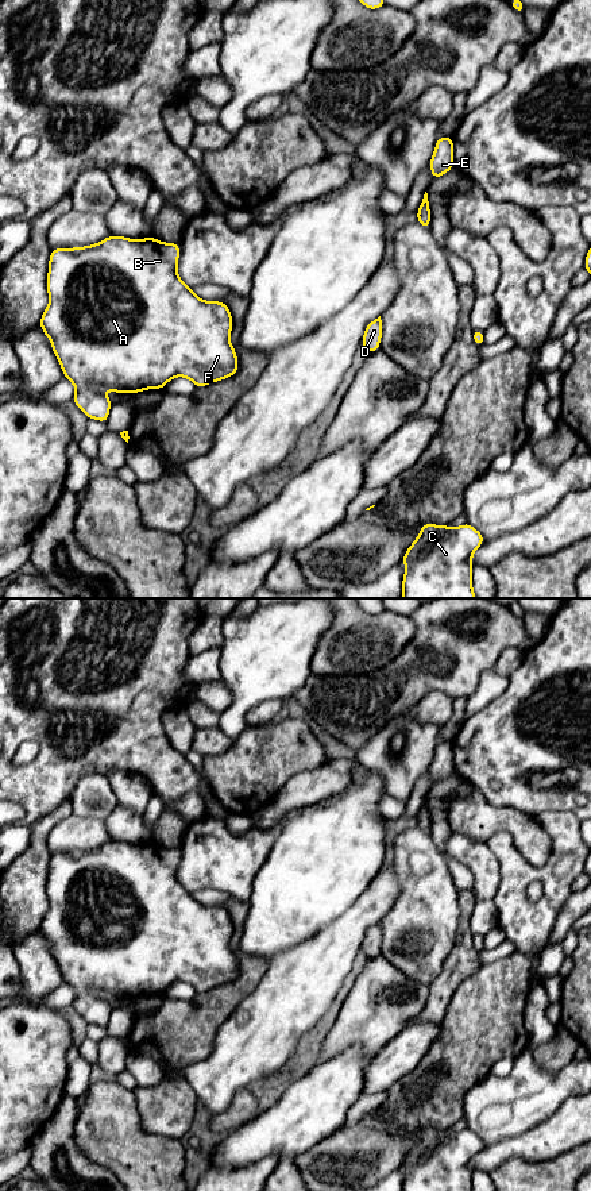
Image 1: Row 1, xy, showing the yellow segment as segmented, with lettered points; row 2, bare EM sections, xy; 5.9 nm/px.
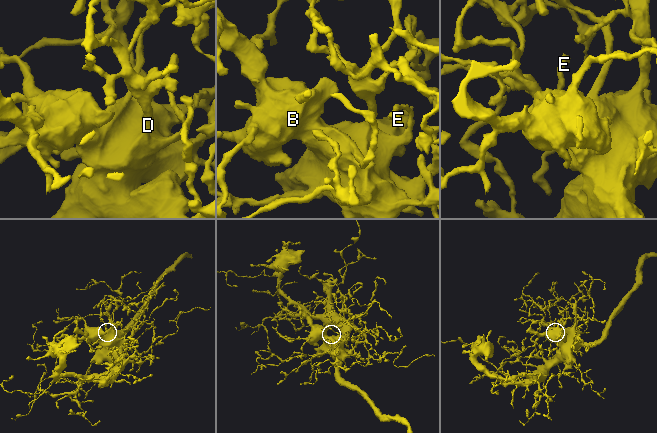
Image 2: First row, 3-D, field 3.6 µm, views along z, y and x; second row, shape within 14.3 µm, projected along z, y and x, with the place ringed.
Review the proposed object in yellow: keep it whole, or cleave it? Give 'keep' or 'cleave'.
keep

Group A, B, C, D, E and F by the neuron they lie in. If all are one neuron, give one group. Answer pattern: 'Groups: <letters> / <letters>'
Groups: A B C D E F

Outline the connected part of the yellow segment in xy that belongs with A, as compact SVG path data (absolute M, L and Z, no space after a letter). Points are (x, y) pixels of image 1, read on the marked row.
M111 235L92 246L51 250L46 281L50 301L39 320L39 325L51 342L51 348L62 367L63 377L67 378L76 388L76 394L72 401L85 413L88 419L94 419L103 423L108 421L112 402L108 396L101 392L103 389L120 394L139 393L147 389L163 389L174 377L185 377L197 388L202 388L236 374L239 362L236 351L229 340L233 321L228 305L223 301L213 302L198 298L192 288L179 278L177 273L178 259L179 243L165 243L152 236L136 240Z

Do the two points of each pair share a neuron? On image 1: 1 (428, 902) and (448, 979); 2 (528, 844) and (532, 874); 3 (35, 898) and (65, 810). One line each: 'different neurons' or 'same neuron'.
1: different neurons
2: different neurons
3: same neuron

